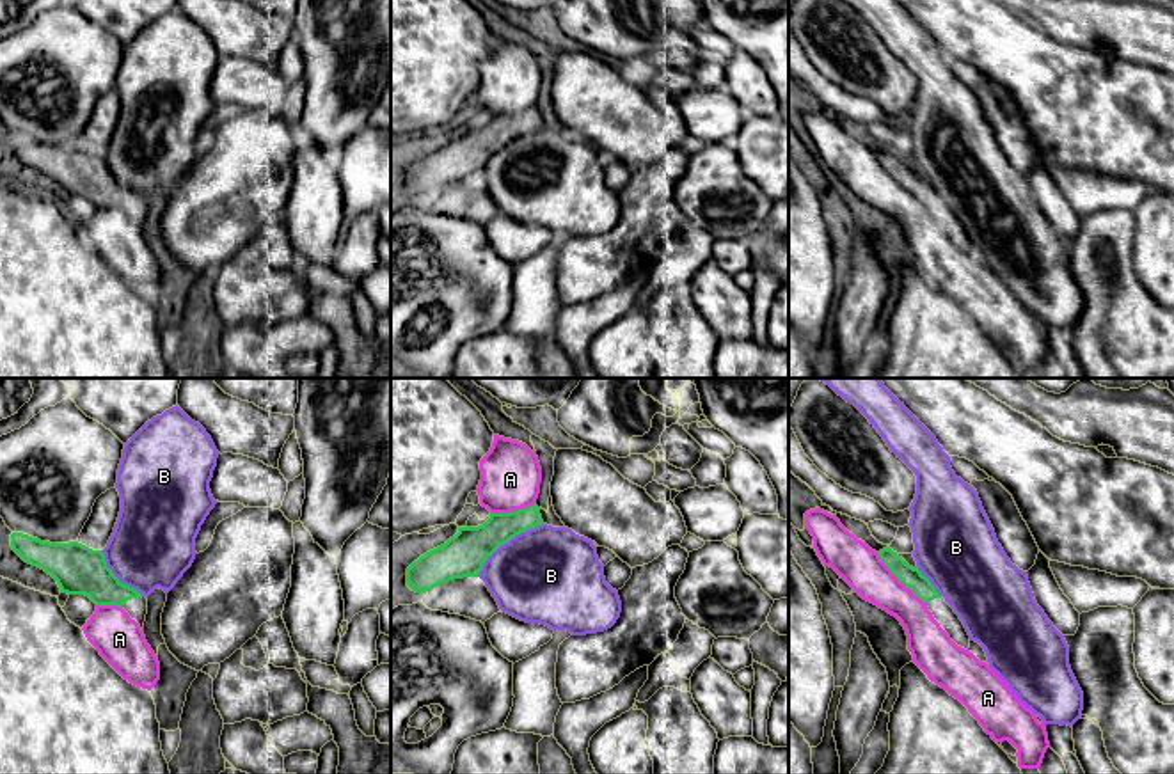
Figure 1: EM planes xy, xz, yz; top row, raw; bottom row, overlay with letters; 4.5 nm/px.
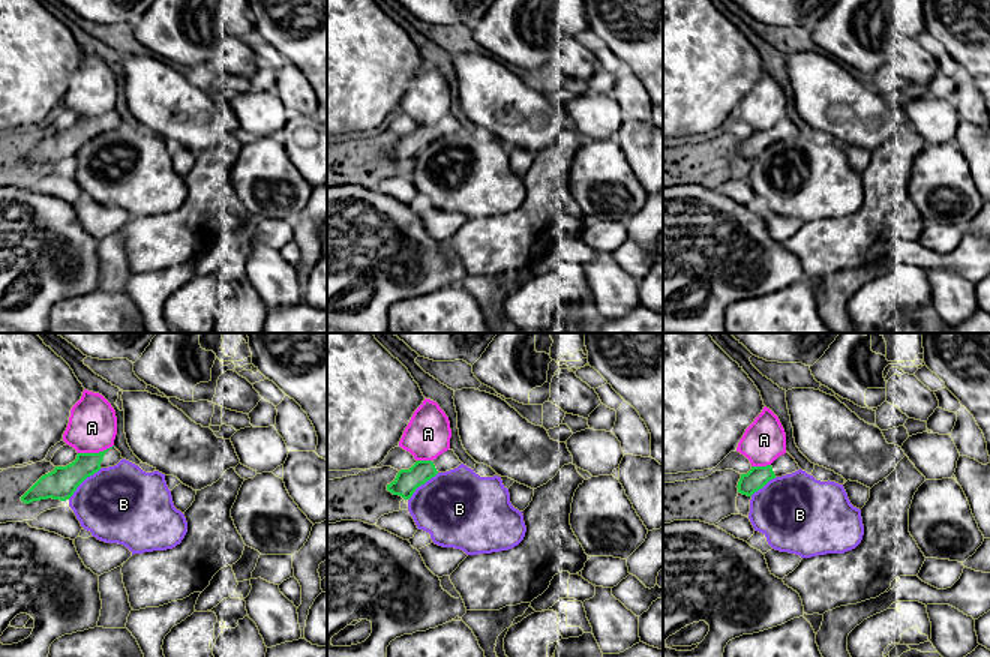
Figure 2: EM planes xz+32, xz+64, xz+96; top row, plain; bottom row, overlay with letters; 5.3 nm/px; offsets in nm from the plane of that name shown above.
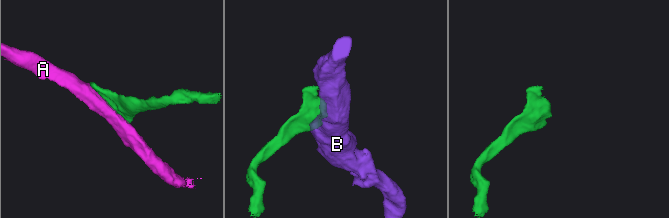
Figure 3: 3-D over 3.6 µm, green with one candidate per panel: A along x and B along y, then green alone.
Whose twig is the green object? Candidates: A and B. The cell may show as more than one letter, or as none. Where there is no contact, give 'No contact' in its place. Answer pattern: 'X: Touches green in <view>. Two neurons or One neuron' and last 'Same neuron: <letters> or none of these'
A: Touches green in yz. Two neurons
B: Touches green in xz. Two neurons
Same neuron: none of these

